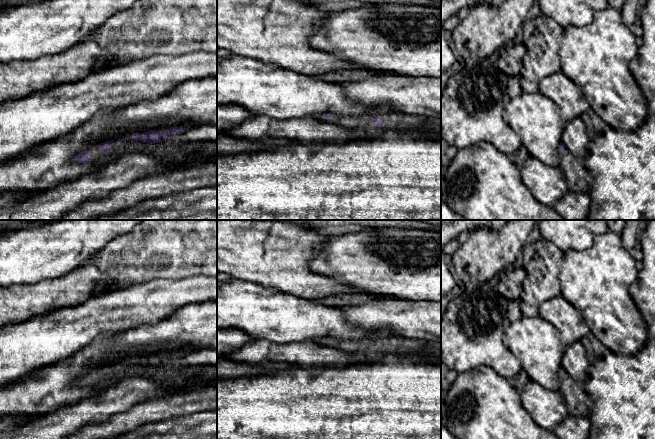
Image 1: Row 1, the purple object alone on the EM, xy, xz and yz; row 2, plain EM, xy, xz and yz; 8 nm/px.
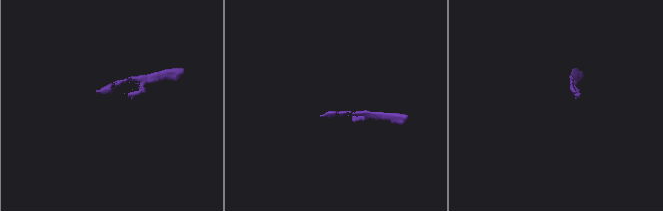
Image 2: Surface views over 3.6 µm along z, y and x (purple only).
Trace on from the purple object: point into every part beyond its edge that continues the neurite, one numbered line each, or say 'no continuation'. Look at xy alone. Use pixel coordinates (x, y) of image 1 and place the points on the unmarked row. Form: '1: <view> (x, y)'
1: xy (118, 374)

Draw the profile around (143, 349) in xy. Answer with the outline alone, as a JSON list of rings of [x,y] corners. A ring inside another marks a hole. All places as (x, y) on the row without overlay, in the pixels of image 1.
[[[176,339],[168,340],[165,342],[155,342],[151,345],[141,344],[140,346],[132,346],[126,348],[123,352],[118,353],[115,358],[120,355],[149,355],[152,351],[166,350],[172,351],[181,346],[182,342]]]

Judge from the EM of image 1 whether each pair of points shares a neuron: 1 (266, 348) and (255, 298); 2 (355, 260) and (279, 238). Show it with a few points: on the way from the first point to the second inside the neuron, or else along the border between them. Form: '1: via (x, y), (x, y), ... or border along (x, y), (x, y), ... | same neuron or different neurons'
1: border along (254, 339), (267, 339), (276, 343), (287, 344) | different neurons
2: border along (330, 236), (310, 262), (310, 270), (313, 273) | different neurons

